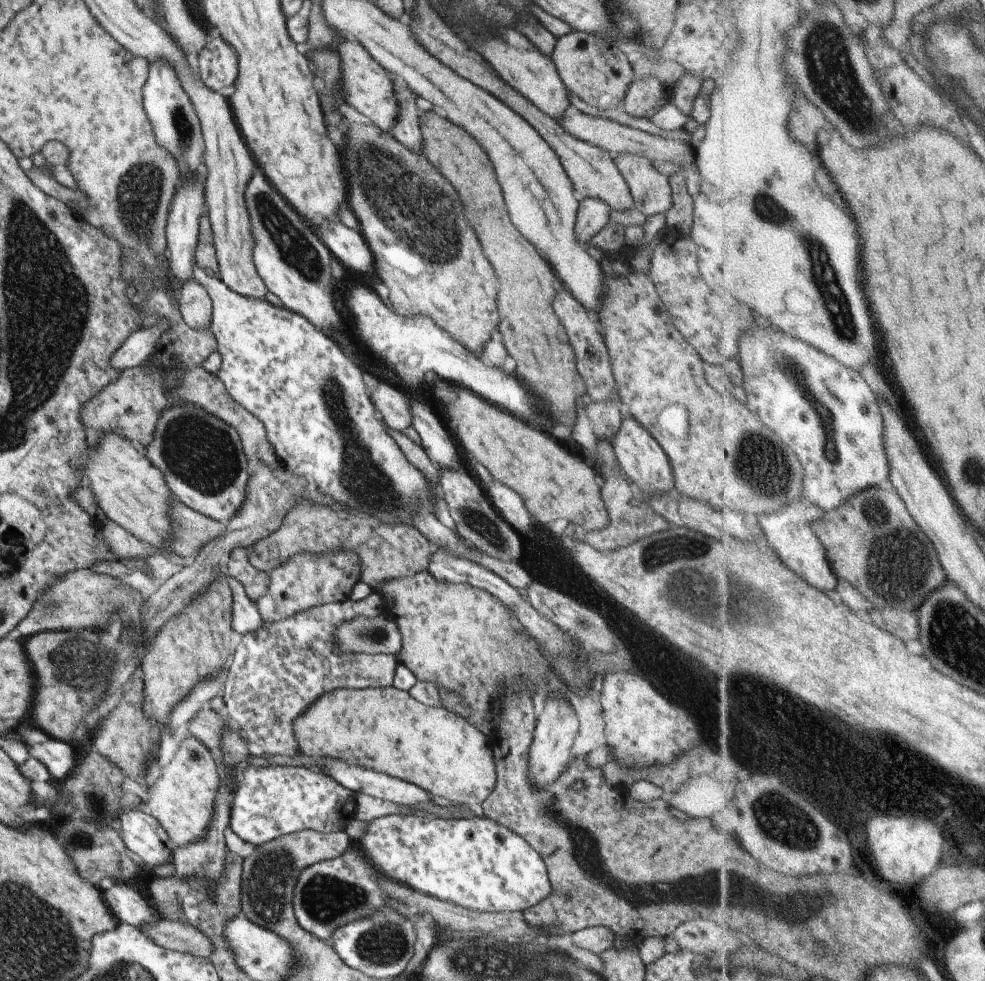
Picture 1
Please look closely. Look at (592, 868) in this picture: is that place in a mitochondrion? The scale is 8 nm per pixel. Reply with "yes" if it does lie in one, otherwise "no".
yes

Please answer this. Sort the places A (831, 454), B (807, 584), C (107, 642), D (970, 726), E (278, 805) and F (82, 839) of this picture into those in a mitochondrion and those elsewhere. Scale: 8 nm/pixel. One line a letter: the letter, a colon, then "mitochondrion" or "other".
A: mitochondrion
B: other
C: mitochondrion
D: other
E: other
F: mitochondrion

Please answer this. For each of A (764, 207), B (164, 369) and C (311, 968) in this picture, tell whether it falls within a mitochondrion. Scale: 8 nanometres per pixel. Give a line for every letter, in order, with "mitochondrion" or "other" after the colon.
A: mitochondrion
B: other
C: mitochondrion

